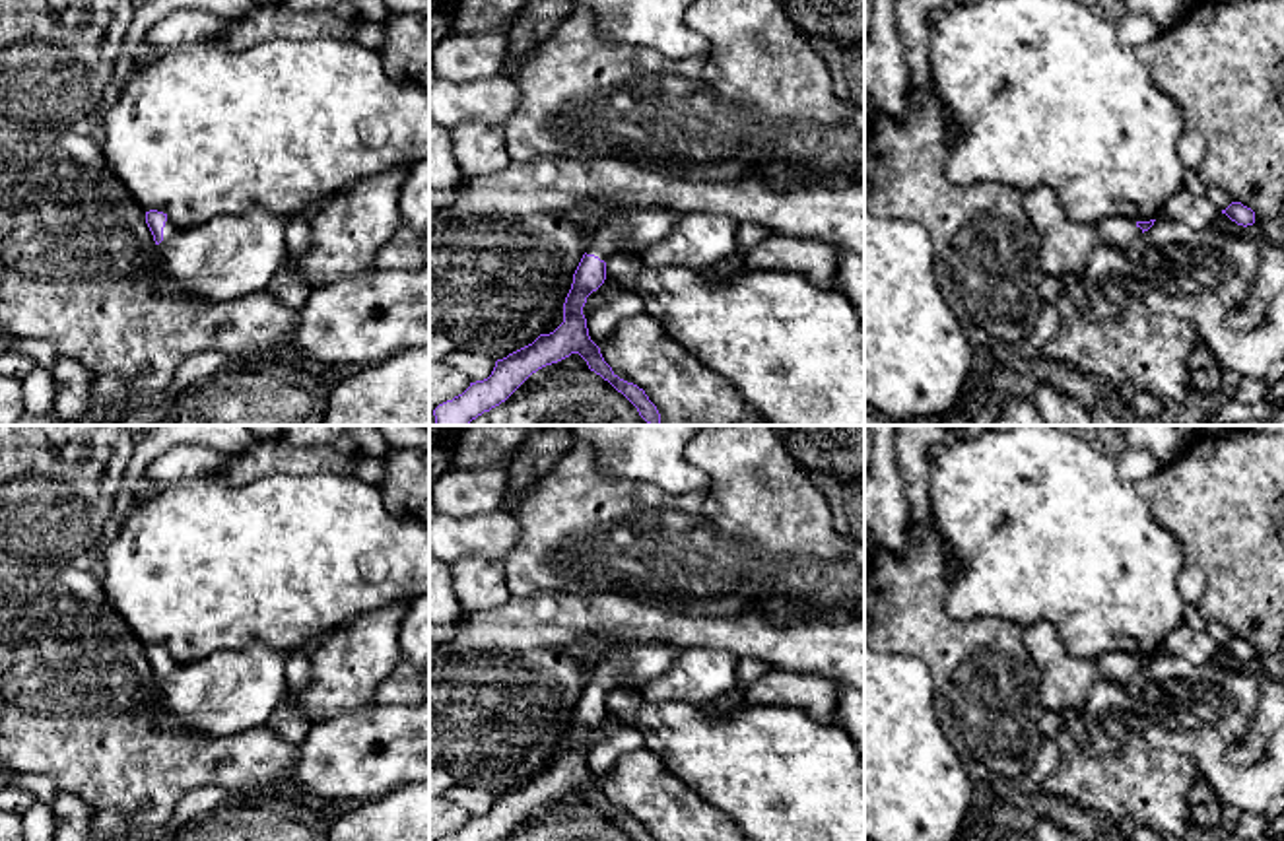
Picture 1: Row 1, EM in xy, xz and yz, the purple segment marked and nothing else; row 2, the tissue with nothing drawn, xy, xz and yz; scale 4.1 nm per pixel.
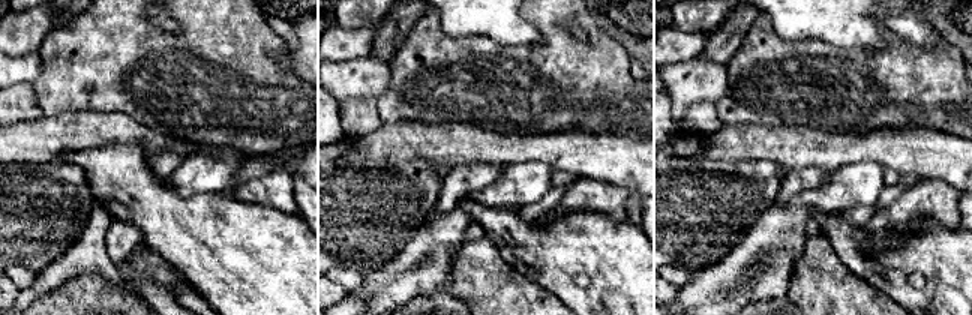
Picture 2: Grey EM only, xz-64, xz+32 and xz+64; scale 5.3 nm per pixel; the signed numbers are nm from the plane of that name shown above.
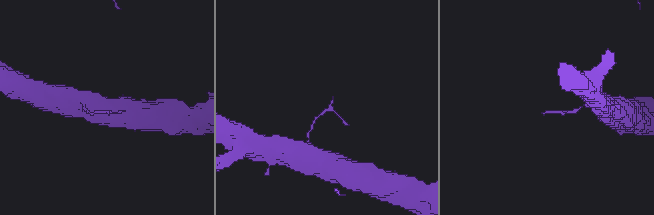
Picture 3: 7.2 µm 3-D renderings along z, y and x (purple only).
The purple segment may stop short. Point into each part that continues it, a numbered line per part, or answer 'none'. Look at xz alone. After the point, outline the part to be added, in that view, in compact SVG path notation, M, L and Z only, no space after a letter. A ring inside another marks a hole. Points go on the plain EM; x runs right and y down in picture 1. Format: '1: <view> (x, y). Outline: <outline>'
1: xz (636, 665). Outline: M631 645L608 655L591 674L587 690L608 695L620 686L645 686L680 656L672 645Z

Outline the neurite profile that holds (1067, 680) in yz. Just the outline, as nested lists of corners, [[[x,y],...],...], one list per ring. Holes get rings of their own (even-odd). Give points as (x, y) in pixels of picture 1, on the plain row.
[[[1043,620],[1024,627],[1024,641],[1043,676],[1045,711],[1082,713],[1090,703],[1092,684],[1098,680],[1094,660],[1070,655],[1059,629]]]

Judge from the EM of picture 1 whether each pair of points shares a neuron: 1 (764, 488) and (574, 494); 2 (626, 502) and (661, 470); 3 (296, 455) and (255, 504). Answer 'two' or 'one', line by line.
1: one
2: two
3: two

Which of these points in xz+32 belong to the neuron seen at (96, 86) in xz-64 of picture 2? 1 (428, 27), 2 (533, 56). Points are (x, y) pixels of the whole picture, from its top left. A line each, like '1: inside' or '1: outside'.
1: inside
2: inside

